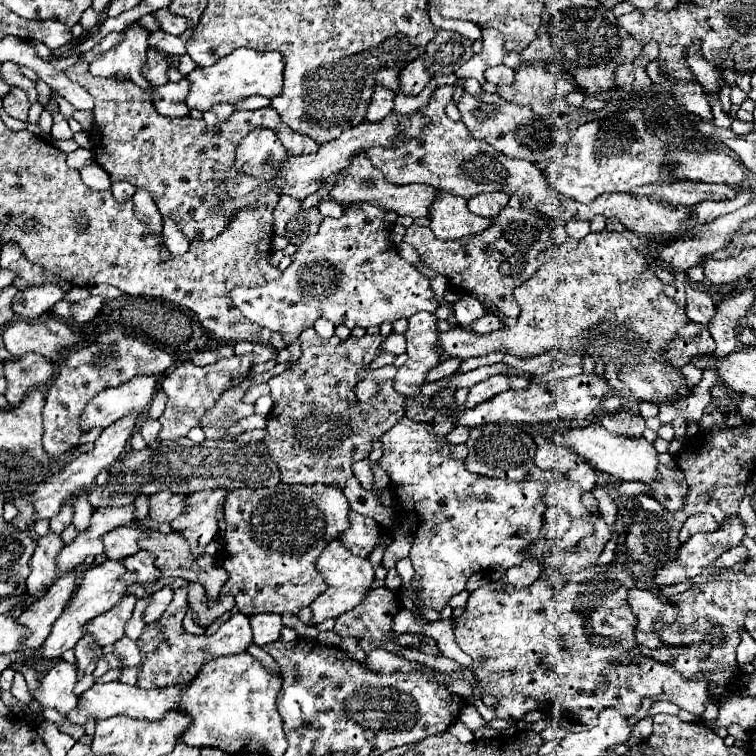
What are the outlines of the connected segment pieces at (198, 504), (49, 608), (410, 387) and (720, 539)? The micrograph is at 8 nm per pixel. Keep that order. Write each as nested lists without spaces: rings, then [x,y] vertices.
[[[201,490],[197,494],[189,494],[187,510],[179,518],[171,522],[173,530],[183,534],[193,554],[201,554],[205,546],[219,534],[219,510],[225,504],[227,490]]]
[[[69,570],[69,572],[61,574],[51,584],[49,592],[39,602],[35,602],[31,606],[31,610],[27,610],[19,616],[21,624],[31,628],[31,636],[19,648],[21,652],[25,652],[25,648],[39,648],[45,642],[53,622],[61,616],[61,610],[67,606],[69,598],[75,592],[75,580],[77,580],[77,570]]]
[[[417,312],[409,318],[405,332],[409,360],[399,368],[393,380],[395,390],[403,396],[419,396],[429,370],[447,360],[445,354],[441,354],[441,346],[437,346],[437,322],[437,316],[431,312]]]
[[[741,516],[737,518],[729,518],[729,522],[723,522],[717,530],[713,532],[697,532],[697,534],[691,534],[687,542],[683,542],[679,546],[679,554],[675,560],[671,560],[669,564],[665,564],[665,568],[659,568],[654,577],[655,587],[662,588],[665,586],[674,585],[675,582],[683,580],[683,578],[695,578],[697,574],[701,574],[721,552],[737,546],[745,536],[745,522]]]

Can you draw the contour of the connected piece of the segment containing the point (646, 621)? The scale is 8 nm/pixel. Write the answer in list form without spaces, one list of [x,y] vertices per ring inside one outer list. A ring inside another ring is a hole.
[[[633,588],[629,590],[629,606],[633,608],[633,612],[639,618],[637,624],[637,632],[635,632],[635,640],[641,646],[647,648],[661,648],[663,640],[659,630],[663,626],[671,626],[677,620],[677,604],[673,604],[671,600],[663,600],[661,596],[657,596],[651,590],[639,590]]]

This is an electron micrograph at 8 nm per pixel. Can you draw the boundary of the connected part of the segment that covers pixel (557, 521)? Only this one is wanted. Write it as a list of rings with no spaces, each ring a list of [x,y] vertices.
[[[551,506],[551,508],[547,508],[547,512],[543,516],[541,536],[543,538],[561,538],[569,530],[569,526],[571,526],[571,522],[569,522],[567,512],[559,506]]]

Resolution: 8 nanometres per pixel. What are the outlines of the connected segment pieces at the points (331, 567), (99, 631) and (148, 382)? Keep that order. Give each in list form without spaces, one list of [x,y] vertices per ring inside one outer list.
[[[333,540],[325,546],[323,554],[317,558],[317,570],[323,574],[329,590],[311,602],[313,624],[323,622],[325,618],[337,618],[343,612],[353,610],[363,602],[365,594],[371,590],[371,582],[375,580],[375,568],[369,558],[355,558],[355,554],[349,554],[349,550],[345,550],[345,544],[341,540]]]
[[[135,594],[125,596],[117,606],[113,606],[105,614],[99,614],[97,618],[89,620],[83,626],[83,630],[91,632],[97,640],[97,644],[101,644],[101,646],[115,644],[117,640],[121,640],[125,636],[125,626],[127,626],[127,620],[131,618],[135,602],[137,602]]]
[[[149,374],[149,376],[133,378],[133,382],[125,382],[117,388],[99,392],[89,402],[89,406],[81,416],[83,430],[87,432],[93,426],[107,428],[113,422],[129,416],[131,412],[141,414],[143,410],[149,408],[157,392],[159,380],[161,380],[161,374]]]

